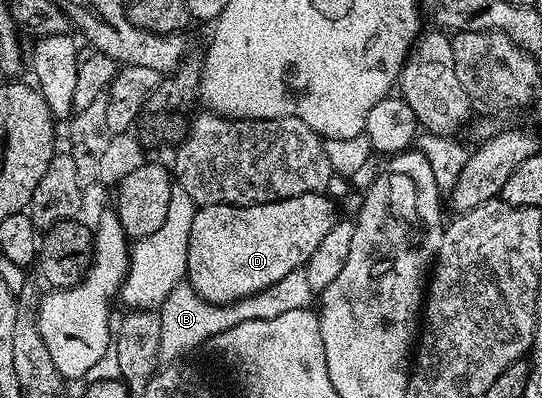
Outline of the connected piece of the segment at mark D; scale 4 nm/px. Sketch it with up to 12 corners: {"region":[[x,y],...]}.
{"region":[[325,193],[198,207],[187,282],[209,303],[302,270]]}

